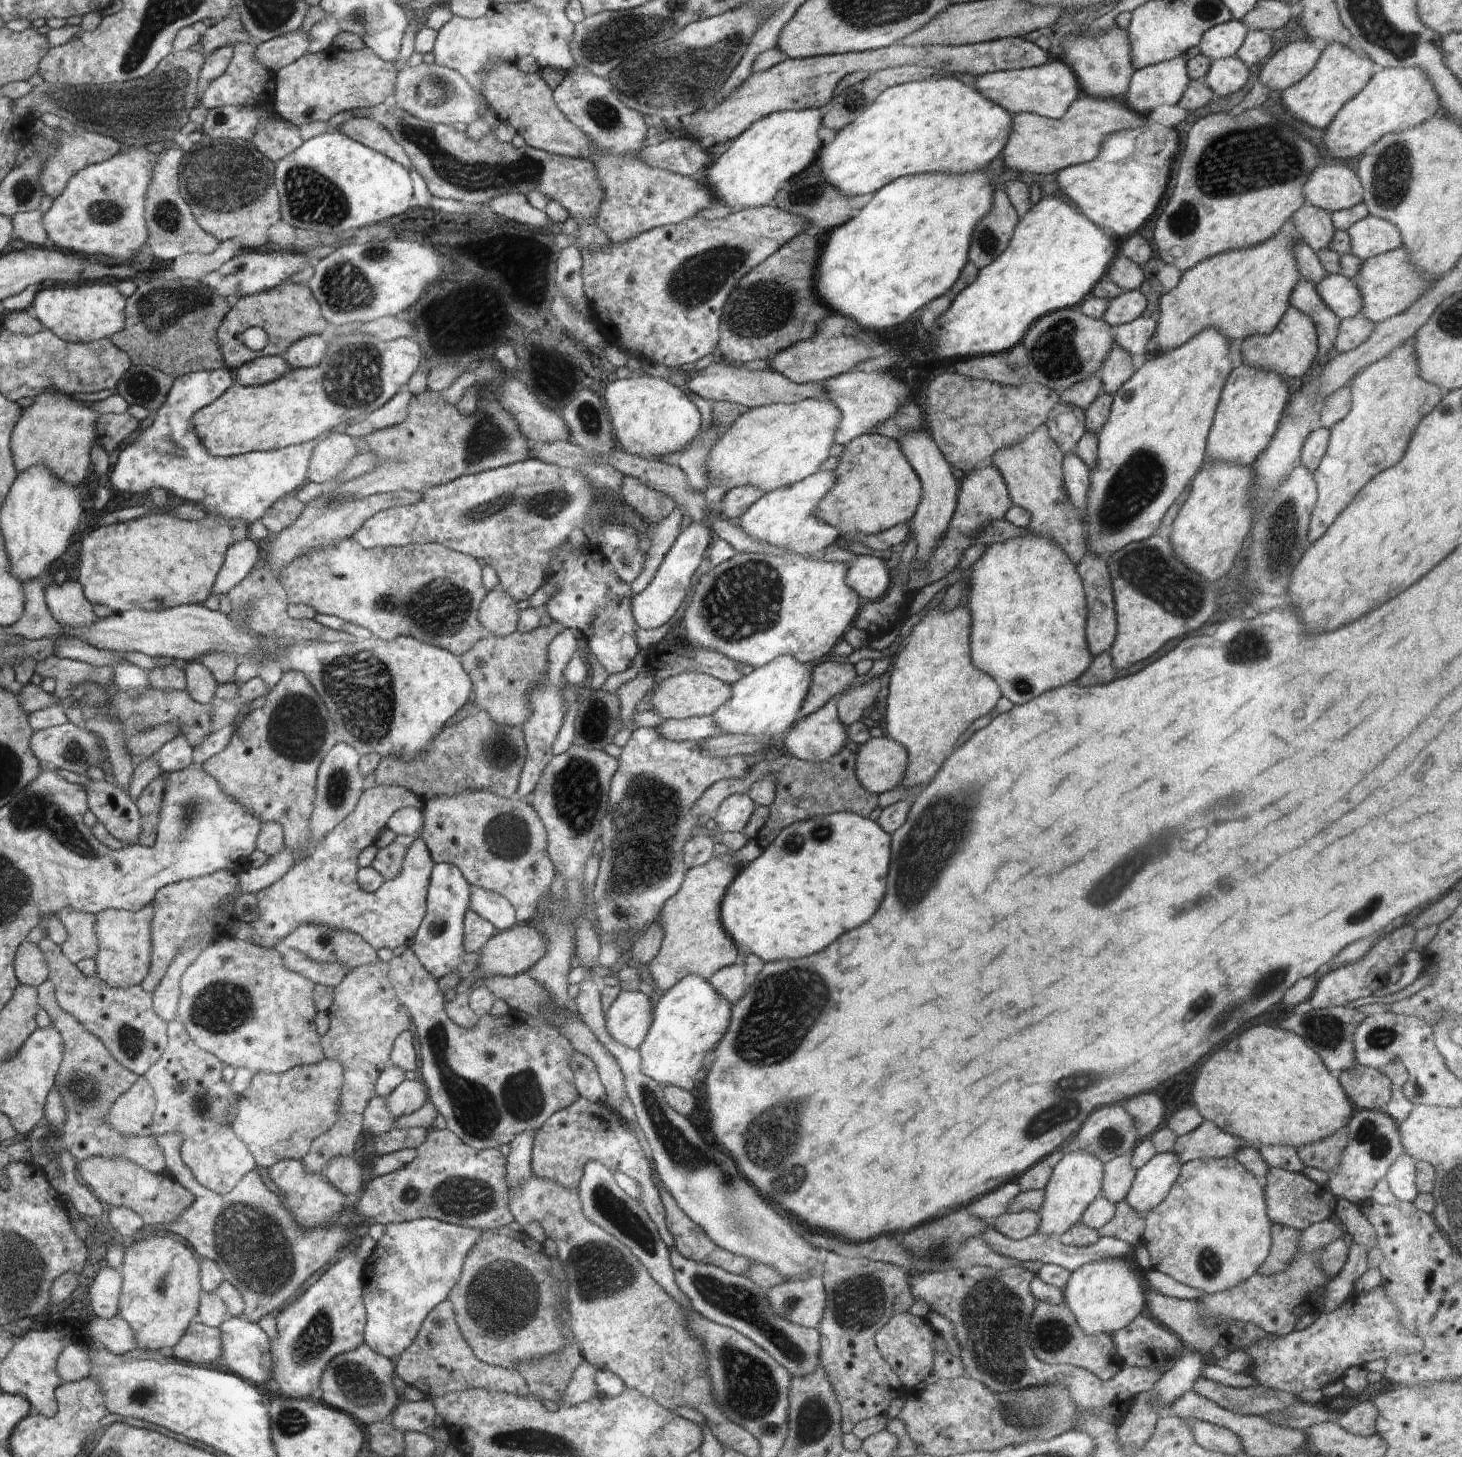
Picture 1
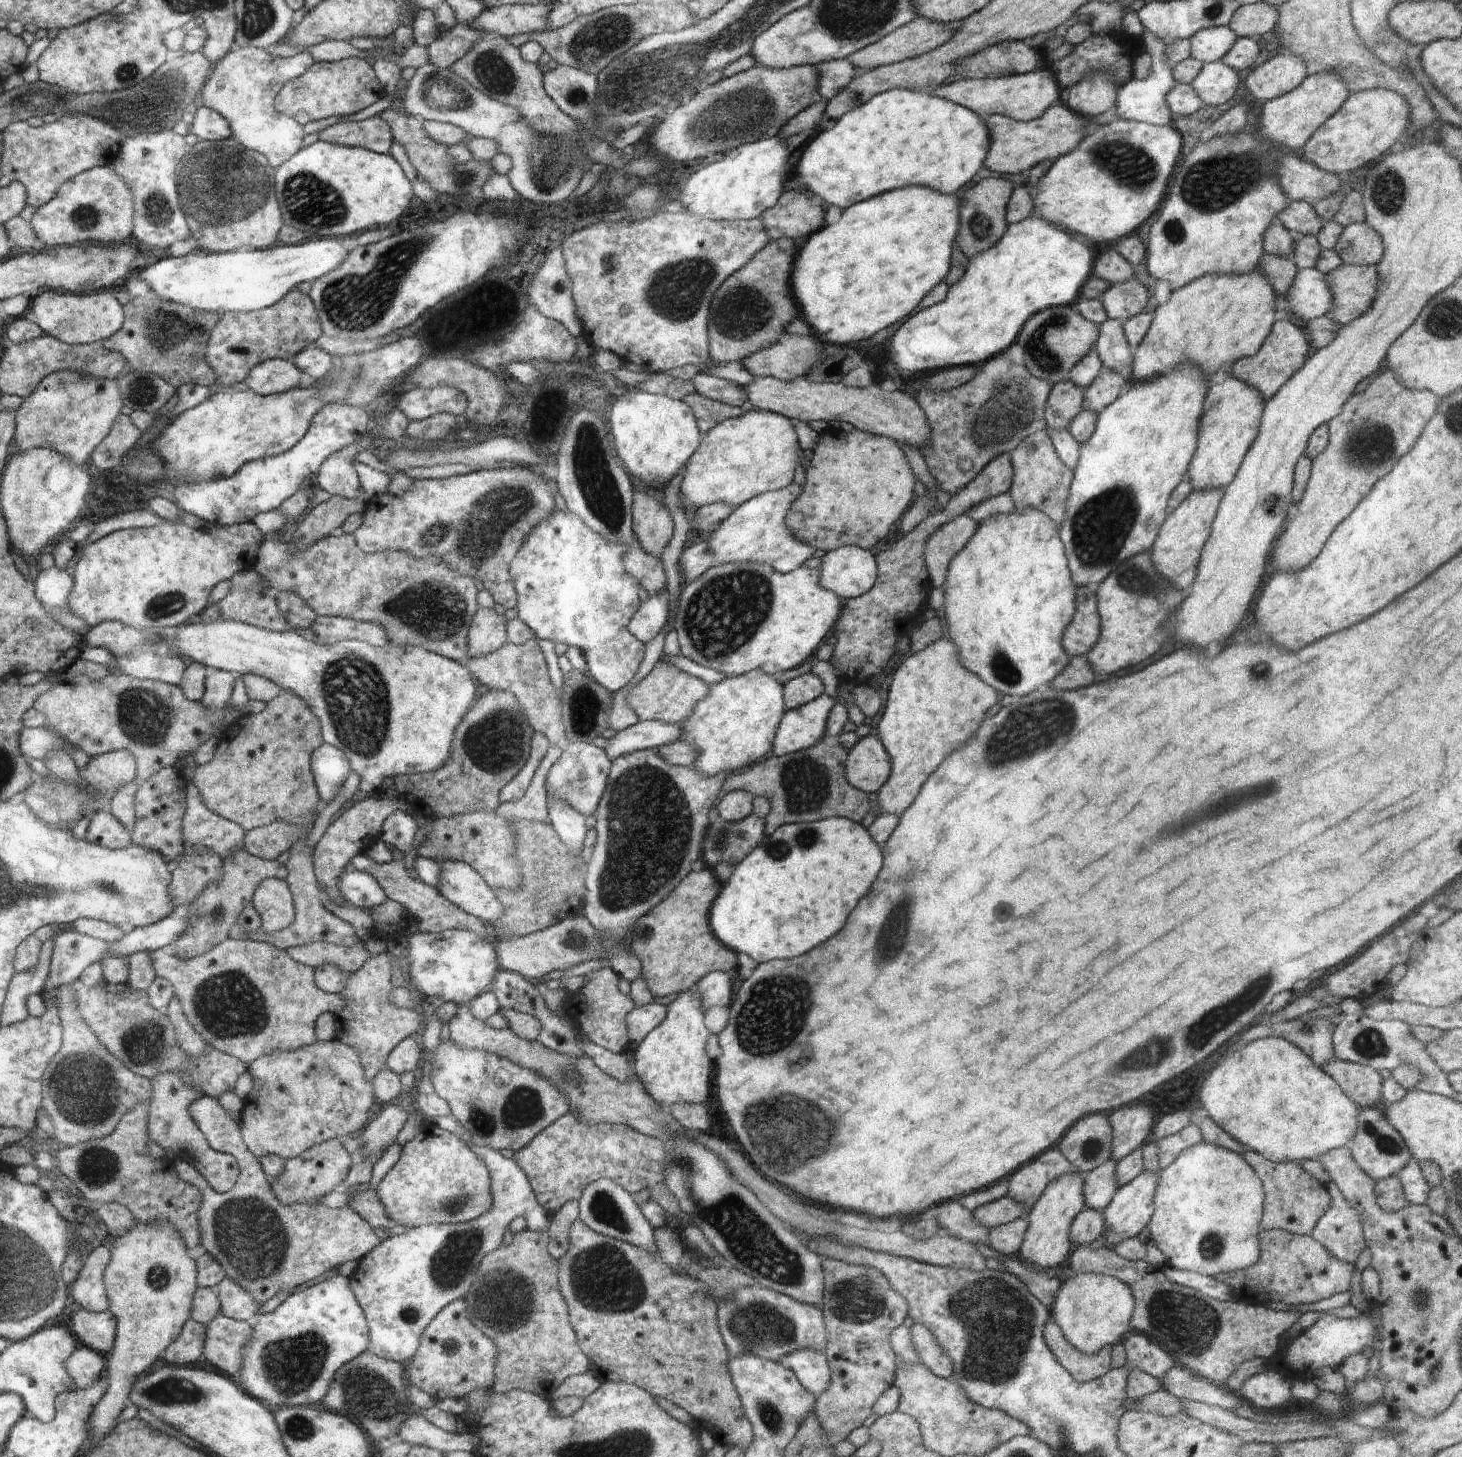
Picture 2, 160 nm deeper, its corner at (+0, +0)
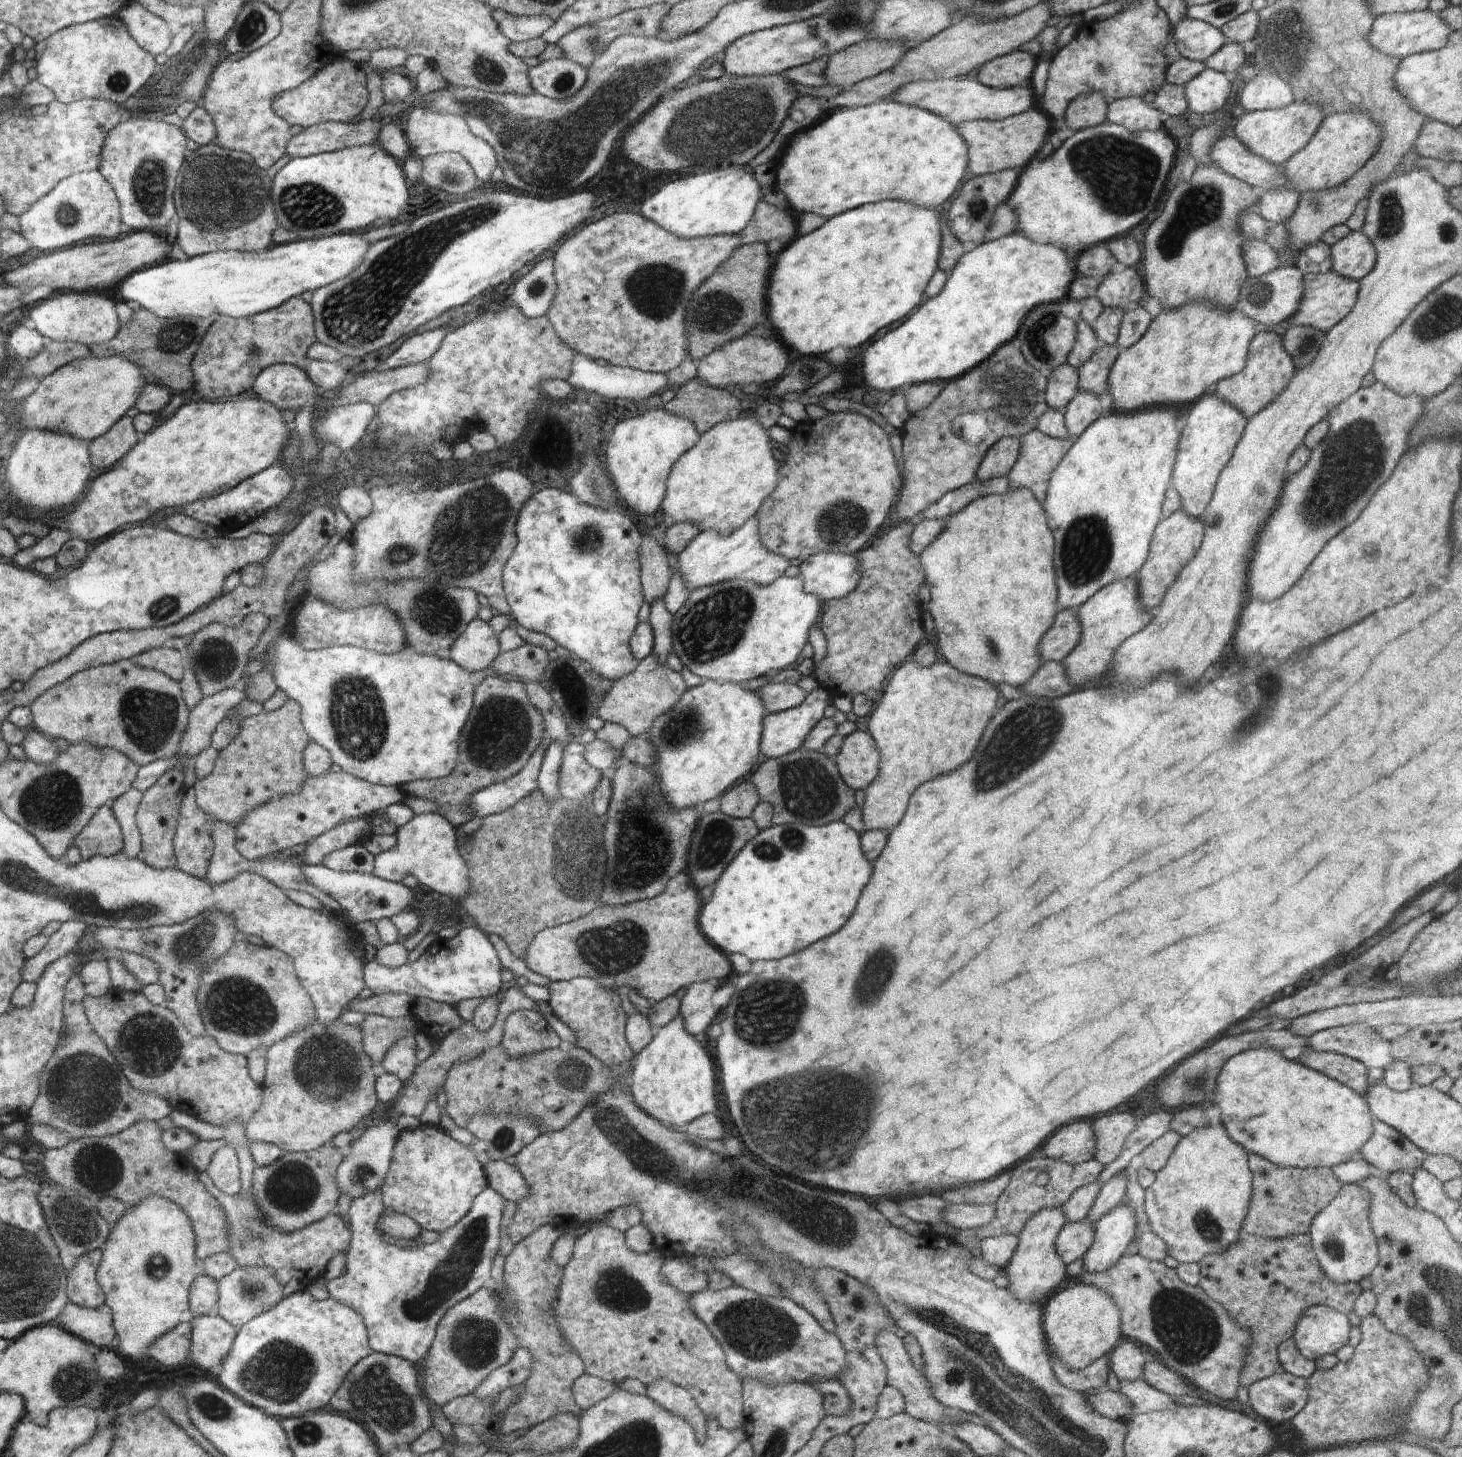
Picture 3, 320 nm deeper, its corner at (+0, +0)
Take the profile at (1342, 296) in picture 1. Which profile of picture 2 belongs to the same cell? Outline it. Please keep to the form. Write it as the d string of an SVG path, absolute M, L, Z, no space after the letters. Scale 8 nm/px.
M1316 267L1298 269L1284 294L1275 296L1279 317L1307 322L1327 314L1332 308L1332 295L1325 276Z

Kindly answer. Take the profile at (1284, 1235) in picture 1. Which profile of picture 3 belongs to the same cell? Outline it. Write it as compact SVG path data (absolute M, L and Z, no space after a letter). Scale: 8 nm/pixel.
M1308 1234L1292 1235L1282 1239L1271 1239L1270 1237L1243 1236L1234 1241L1221 1253L1211 1254L1199 1262L1199 1281L1197 1284L1212 1300L1219 1302L1233 1321L1247 1329L1251 1335L1251 1341L1245 1352L1245 1361L1242 1365L1238 1386L1249 1387L1260 1379L1269 1377L1274 1373L1281 1372L1283 1367L1278 1360L1277 1348L1284 1340L1293 1337L1293 1330L1300 1313L1310 1305L1328 1304L1328 1298L1324 1294L1342 1296L1338 1300L1336 1310L1344 1310L1344 1314L1350 1314L1355 1307L1355 1300L1360 1296L1360 1283L1348 1284L1348 1286L1332 1286L1332 1282L1320 1271L1316 1255L1312 1250L1311 1240Z

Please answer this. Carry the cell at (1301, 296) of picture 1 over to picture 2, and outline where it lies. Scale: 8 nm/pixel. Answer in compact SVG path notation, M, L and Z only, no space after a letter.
M1268 253L1261 257L1256 266L1259 273L1265 275L1278 295L1284 294L1285 290L1288 290L1298 270L1292 258Z

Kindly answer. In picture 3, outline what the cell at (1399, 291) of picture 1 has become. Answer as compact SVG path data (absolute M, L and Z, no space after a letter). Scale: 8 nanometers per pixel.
M1334 271L1325 273L1305 273L1303 276L1303 295L1299 307L1289 320L1290 325L1304 325L1320 329L1322 332L1337 325L1354 308L1359 281L1347 279Z

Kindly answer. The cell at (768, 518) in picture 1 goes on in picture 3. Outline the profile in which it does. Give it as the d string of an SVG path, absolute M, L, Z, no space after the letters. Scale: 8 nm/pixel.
M757 514L732 534L723 537L716 531L698 533L678 554L675 566L689 595L696 589L716 585L722 581L746 579L766 587L778 580L788 568L789 560L768 552L759 537Z

